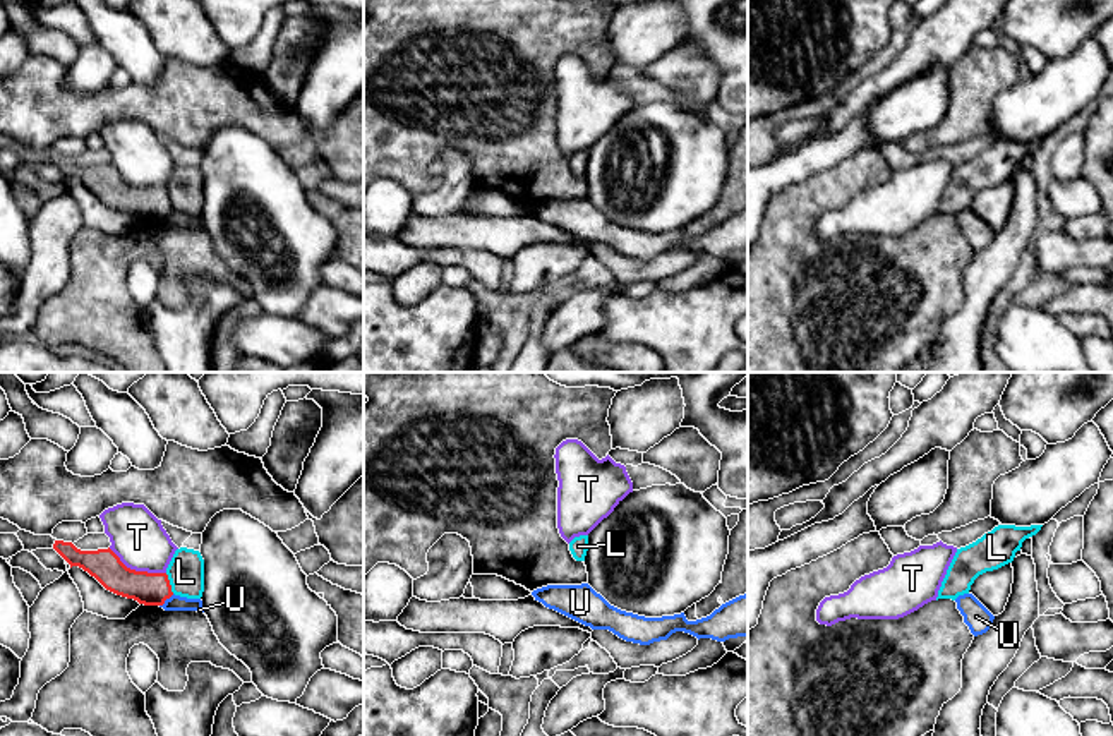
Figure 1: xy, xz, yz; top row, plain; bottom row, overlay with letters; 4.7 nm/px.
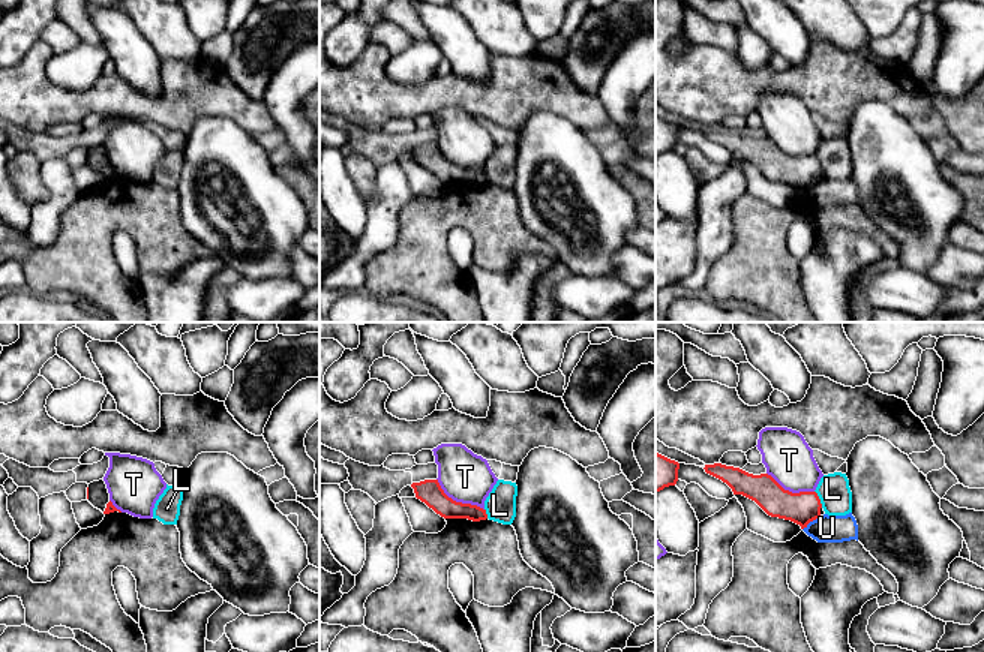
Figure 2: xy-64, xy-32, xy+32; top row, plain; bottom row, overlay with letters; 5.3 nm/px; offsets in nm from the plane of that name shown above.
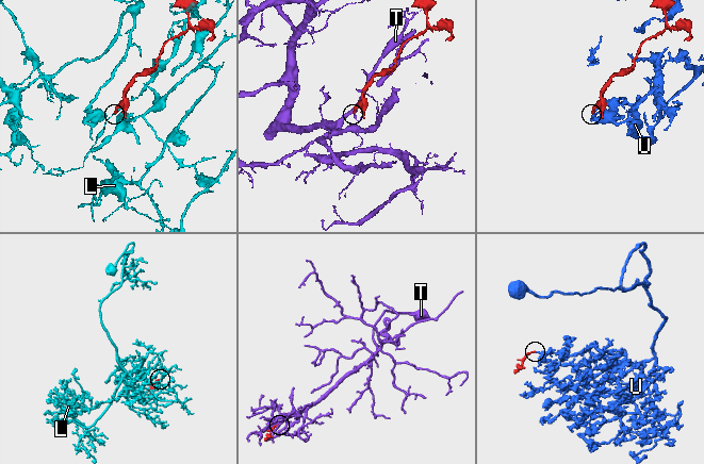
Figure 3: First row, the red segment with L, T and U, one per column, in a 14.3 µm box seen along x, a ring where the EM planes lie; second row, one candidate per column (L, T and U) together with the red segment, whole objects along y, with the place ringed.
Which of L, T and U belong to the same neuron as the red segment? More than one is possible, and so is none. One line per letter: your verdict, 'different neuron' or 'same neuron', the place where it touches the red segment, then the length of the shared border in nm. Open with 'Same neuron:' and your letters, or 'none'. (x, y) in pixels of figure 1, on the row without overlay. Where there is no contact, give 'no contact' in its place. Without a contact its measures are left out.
Same neuron: none
L: different neuron | xy (168, 199) | 100 nm
T: different neuron | xy (138, 187) | 300 nm
U: different neuron | xy (167, 213) | 90 nm

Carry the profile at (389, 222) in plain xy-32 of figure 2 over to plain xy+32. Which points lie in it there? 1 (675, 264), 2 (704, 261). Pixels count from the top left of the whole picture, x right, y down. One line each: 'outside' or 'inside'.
1: outside
2: inside

